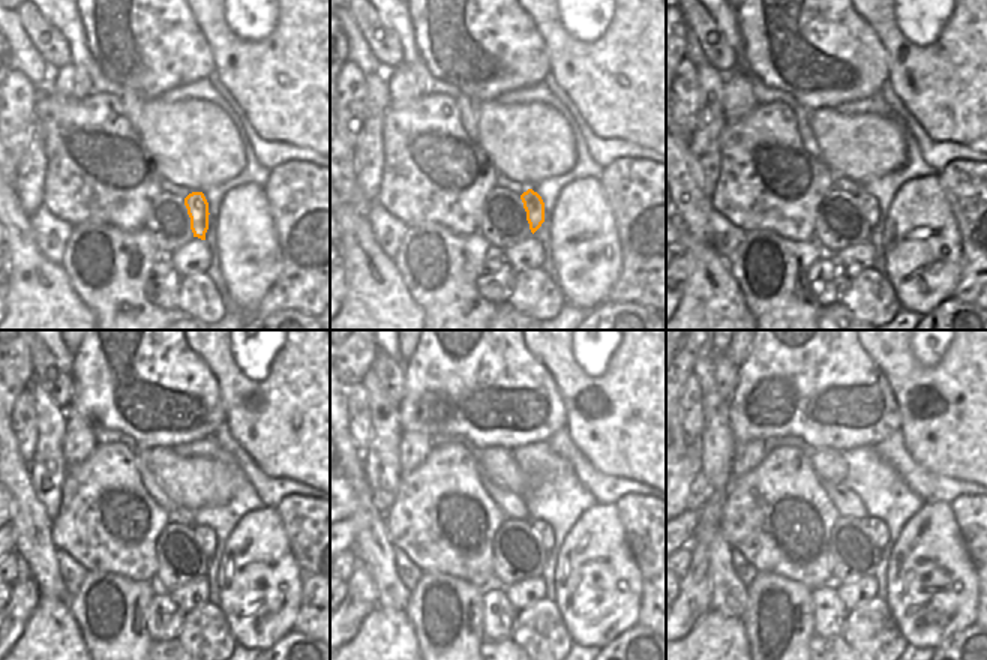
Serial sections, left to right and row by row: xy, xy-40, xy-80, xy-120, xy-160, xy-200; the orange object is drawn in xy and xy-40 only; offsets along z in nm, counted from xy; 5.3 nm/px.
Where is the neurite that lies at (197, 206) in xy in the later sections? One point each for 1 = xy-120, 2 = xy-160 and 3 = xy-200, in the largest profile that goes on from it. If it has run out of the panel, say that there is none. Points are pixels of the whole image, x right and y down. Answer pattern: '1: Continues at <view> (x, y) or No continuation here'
1: Continues at xy-120 (204, 534)
2: Continues at xy-160 (545, 533)
3: Continues at xy-200 (881, 531).

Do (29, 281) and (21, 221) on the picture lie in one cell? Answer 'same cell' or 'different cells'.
same cell

